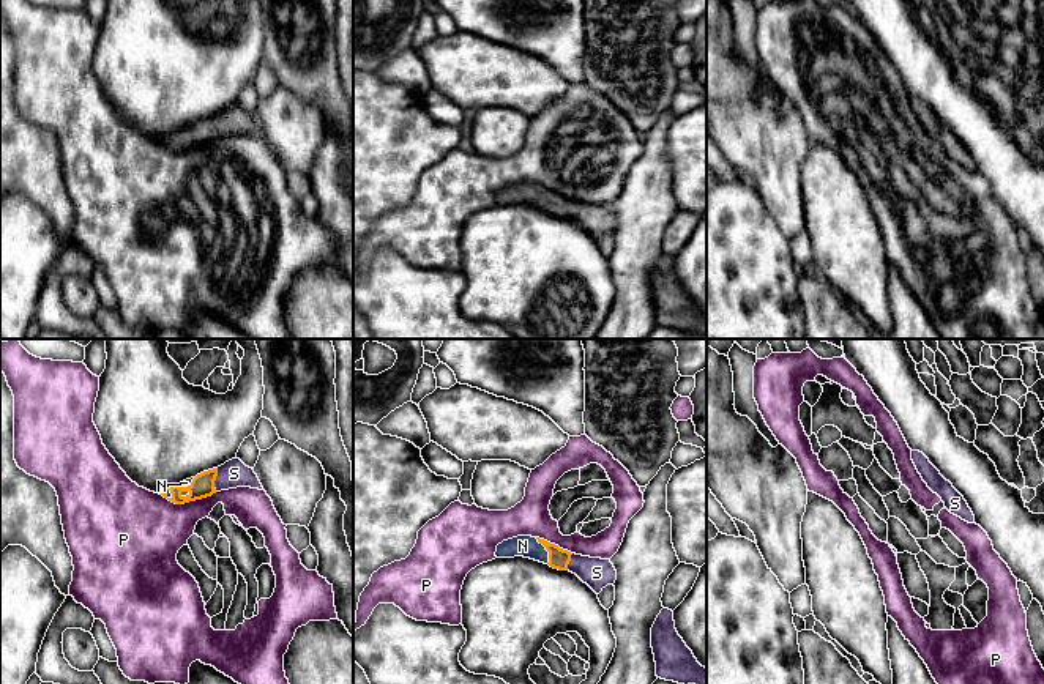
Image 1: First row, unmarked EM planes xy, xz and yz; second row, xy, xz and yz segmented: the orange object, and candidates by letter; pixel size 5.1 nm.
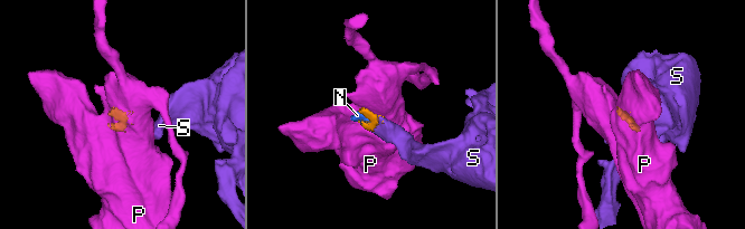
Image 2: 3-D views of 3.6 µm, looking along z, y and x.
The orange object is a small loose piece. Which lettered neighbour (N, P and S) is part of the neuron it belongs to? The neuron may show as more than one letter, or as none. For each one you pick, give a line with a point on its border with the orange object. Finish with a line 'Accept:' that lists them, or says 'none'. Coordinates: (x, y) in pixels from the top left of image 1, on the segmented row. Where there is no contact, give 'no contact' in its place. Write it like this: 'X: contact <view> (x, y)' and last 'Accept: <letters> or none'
N: contact xz (546, 549)
S: contact xy (215, 479)
Accept: N, S

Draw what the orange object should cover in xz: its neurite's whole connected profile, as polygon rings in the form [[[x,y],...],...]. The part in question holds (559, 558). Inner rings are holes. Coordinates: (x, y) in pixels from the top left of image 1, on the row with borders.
[[[517,536],[497,545],[497,558],[524,556],[558,571],[569,571],[587,583],[596,594],[617,580],[610,559],[571,553],[539,537]]]

